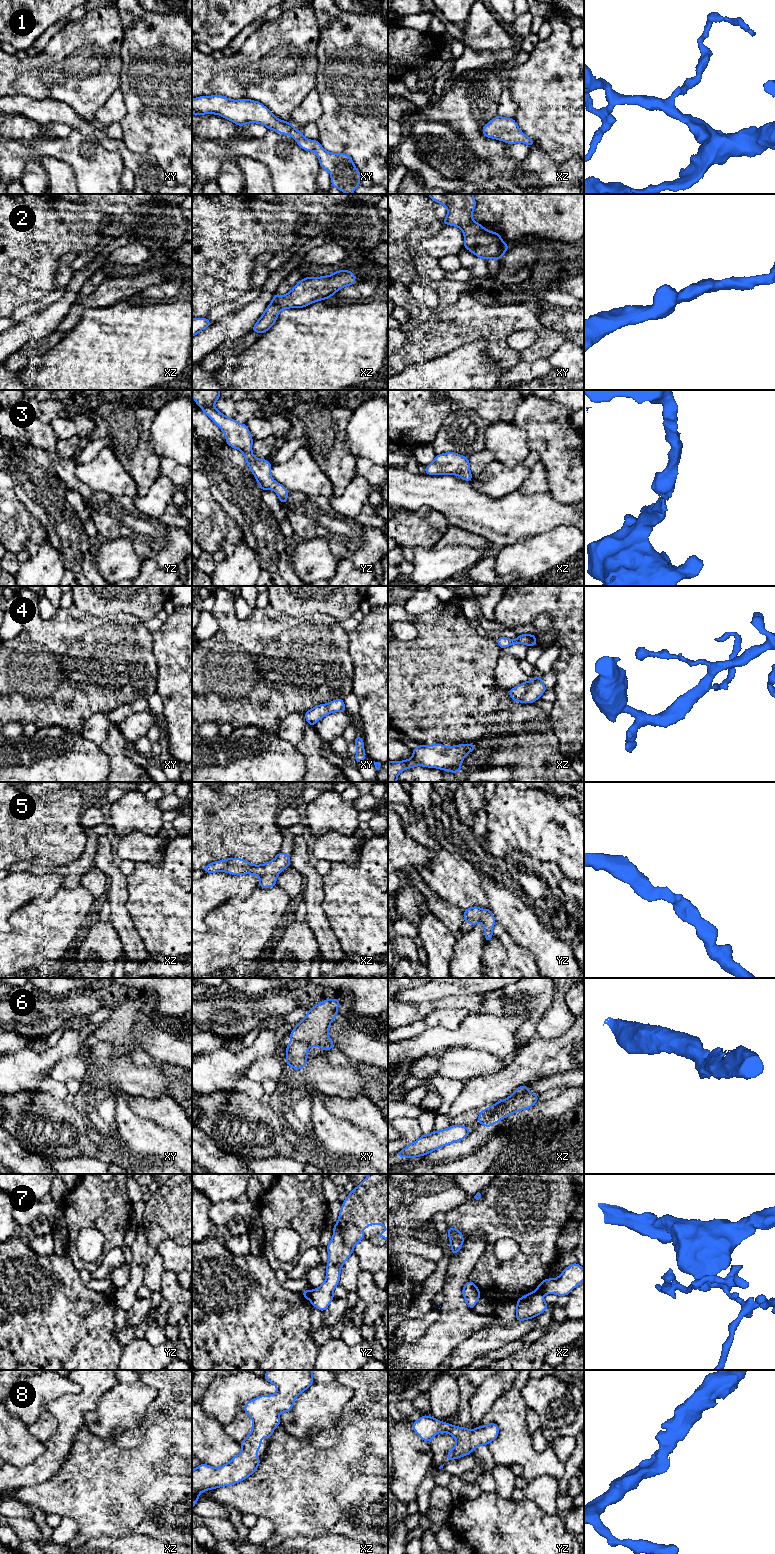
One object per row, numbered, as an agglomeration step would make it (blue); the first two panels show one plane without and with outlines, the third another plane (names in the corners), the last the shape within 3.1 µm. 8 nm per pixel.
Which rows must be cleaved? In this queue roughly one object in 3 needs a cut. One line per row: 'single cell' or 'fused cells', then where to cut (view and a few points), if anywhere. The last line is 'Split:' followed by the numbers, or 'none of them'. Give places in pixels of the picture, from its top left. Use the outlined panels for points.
1: single cell; cut none
2: single cell; cut none
3: single cell; cut none
4: single cell; cut none
5: single cell; cut none
6: fused cells; cut xz (494, 1104), (494, 1111), (482, 1122)
7: fused cells; cut yz (311, 1291), (309, 1299)
8: single cell; cut none
Split: 6, 7

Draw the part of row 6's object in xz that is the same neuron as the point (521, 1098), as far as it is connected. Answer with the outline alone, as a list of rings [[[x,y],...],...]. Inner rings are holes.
[[[527,1085],[518,1087],[508,1098],[496,1102],[495,1112],[492,1113],[484,1122],[484,1127],[491,1127],[502,1118],[507,1118],[515,1112],[529,1109],[537,1102],[539,1095],[527,1090]]]

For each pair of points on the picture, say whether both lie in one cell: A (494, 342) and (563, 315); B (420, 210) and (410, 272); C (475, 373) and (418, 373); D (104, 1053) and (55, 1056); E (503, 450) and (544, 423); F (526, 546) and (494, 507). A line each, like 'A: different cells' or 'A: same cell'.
A: different cells
B: same cell
C: same cell
D: different cells
E: different cells
F: different cells

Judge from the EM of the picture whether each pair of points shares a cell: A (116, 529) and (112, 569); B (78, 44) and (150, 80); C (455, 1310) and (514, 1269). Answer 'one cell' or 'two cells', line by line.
A: two cells
B: two cells
C: two cells

